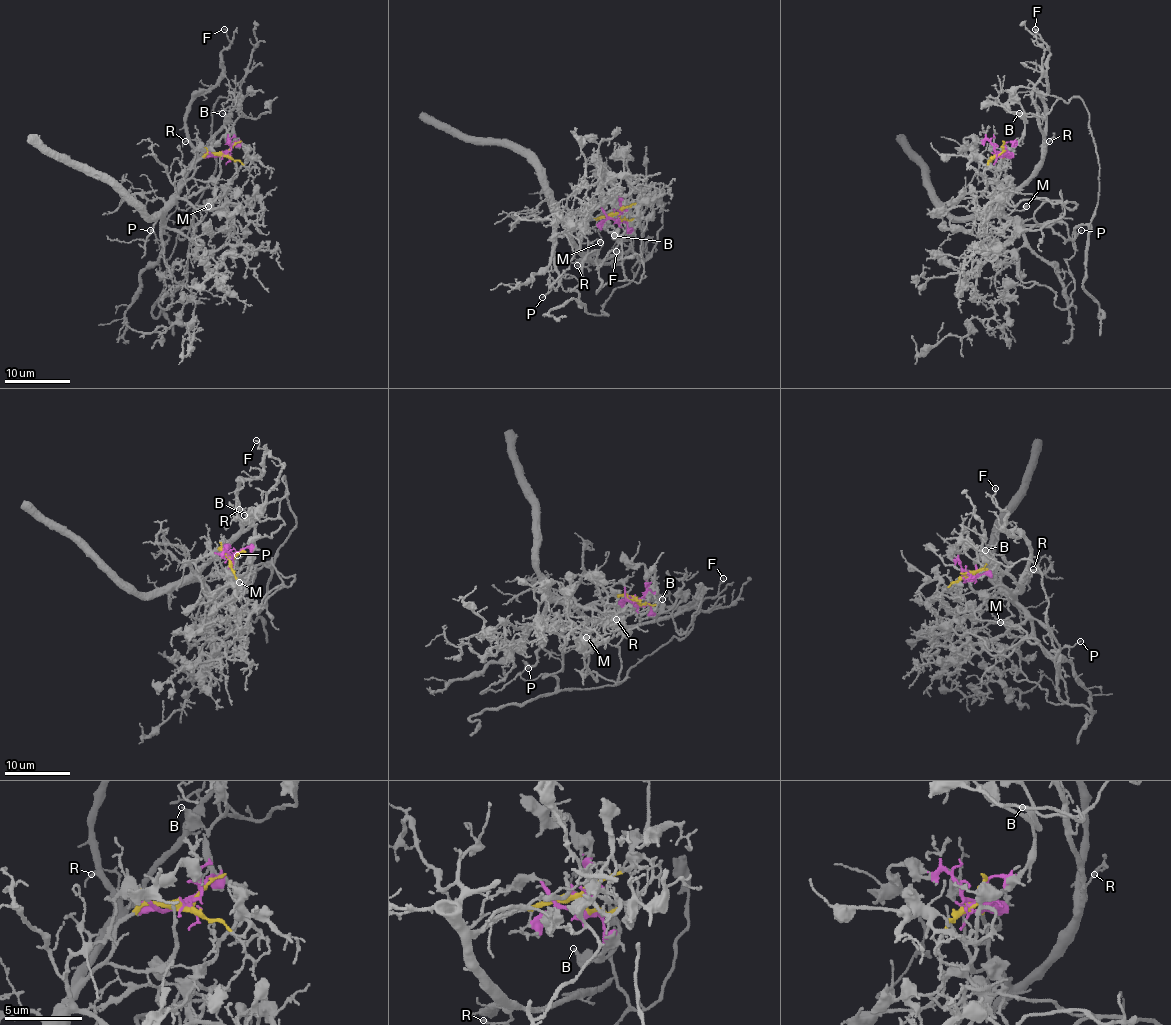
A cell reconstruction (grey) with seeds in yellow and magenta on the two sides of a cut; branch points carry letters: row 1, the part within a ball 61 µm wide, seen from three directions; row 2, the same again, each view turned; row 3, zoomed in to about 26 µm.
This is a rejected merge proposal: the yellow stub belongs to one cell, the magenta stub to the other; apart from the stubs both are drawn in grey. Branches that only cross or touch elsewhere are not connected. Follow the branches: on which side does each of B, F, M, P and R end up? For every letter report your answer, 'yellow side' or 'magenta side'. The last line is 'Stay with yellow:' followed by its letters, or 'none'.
B: magenta side
F: yellow side
M: yellow side
P: yellow side
R: yellow side
Stay with yellow: F, M, P, R

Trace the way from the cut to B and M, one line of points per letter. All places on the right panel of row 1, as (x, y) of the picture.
B: (1000, 153), (1008, 141), (1020, 138), (1025, 123), (1020, 113)
M: (1000, 153), (1005, 162), (1005, 177), (1011, 184), (1005, 205), (1010, 210), (1023, 210), (1026, 207)

